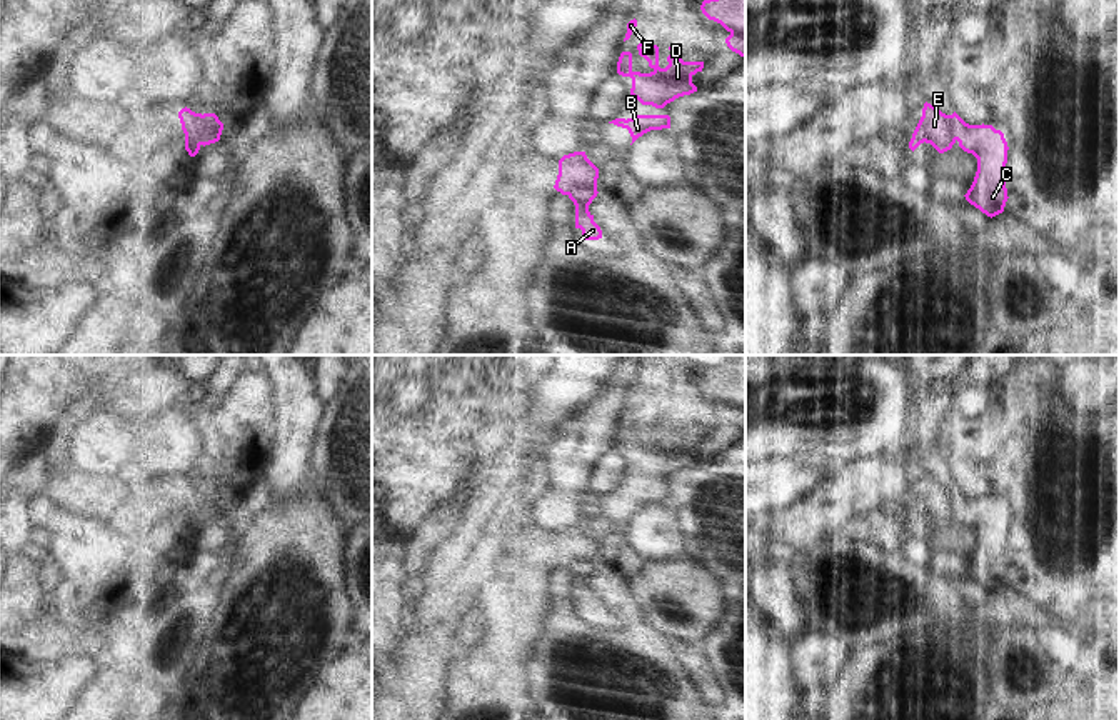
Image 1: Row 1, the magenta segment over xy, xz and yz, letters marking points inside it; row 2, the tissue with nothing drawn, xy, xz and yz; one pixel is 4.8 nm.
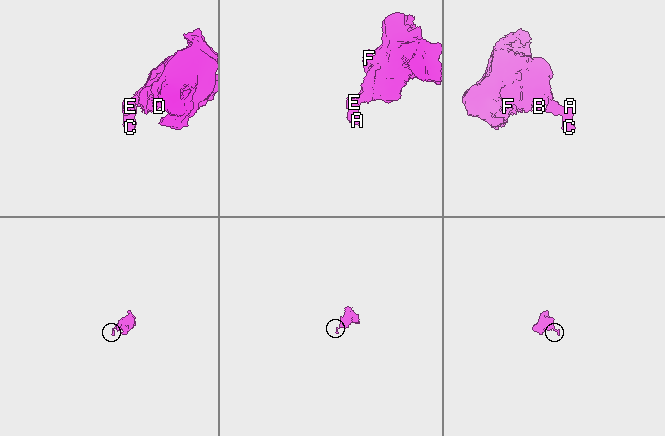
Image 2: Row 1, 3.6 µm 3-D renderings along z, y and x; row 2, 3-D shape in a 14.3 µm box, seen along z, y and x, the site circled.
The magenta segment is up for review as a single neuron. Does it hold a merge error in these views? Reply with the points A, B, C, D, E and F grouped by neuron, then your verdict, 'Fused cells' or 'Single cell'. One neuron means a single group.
Groups: A C / B D E F. Fused cells.

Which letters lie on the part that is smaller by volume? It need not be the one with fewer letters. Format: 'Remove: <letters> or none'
Remove: A, C.

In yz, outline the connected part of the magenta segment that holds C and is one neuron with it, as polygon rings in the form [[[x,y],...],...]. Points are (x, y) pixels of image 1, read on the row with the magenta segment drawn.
[[[956,112],[952,120],[952,143],[977,158],[977,172],[966,200],[987,217],[1004,212],[1007,202],[1006,163],[1007,142],[992,125],[969,125]]]

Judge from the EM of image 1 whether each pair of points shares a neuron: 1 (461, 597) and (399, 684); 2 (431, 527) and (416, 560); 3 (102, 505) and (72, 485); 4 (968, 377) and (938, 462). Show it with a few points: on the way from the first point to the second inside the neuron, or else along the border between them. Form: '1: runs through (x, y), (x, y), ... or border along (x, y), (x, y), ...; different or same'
1: runs through (444, 619), (421, 662); same
2: runs through (427, 535), (416, 552); same
3: runs through (95, 499), (79, 492); same
4: runs through (946, 394), (931, 409), (931, 440); same

